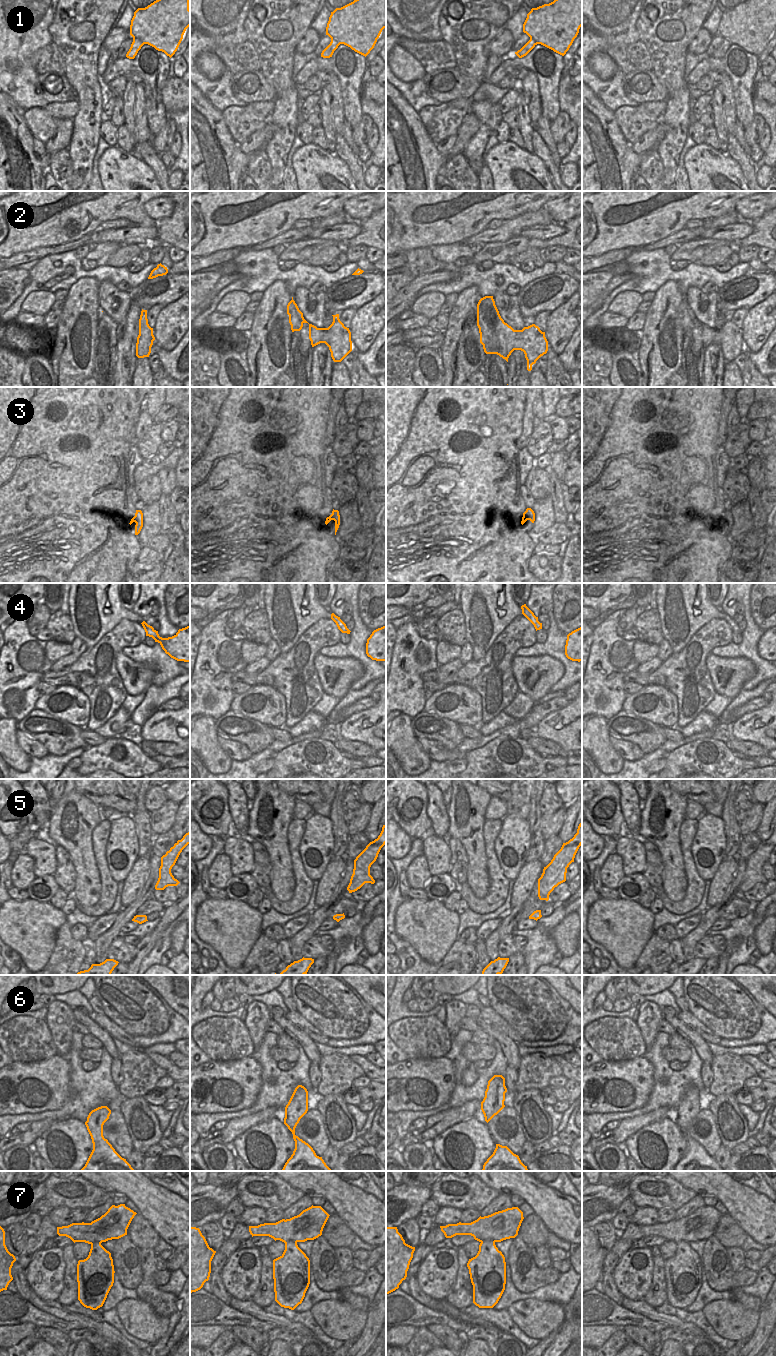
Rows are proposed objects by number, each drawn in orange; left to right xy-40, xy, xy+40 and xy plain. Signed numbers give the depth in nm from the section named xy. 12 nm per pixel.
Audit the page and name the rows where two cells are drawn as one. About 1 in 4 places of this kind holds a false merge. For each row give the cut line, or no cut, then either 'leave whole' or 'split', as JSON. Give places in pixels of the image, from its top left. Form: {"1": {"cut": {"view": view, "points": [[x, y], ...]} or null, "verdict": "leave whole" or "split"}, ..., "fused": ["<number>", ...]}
{"1": {"cut": null, "verdict": "leave whole"}, "2": {"cut": null, "verdict": "leave whole"}, "3": {"cut": null, "verdict": "leave whole"}, "4": {"cut": null, "verdict": "leave whole"}, "5": {"cut": null, "verdict": "leave whole"}, "6": {"cut": null, "verdict": "leave whole"}, "7": {"cut": {"view": "xy+40", "points": [[495, 1241], [484, 1239], [481, 1242]]}, "verdict": "split"}, "fused": ["7"]}

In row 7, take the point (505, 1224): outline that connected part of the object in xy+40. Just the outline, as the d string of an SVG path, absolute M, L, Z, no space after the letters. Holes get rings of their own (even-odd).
M518 1207L507 1208L491 1215L479 1217L471 1223L457 1223L440 1226L446 1238L456 1235L471 1235L475 1240L501 1242L515 1238L523 1221L523 1212Z

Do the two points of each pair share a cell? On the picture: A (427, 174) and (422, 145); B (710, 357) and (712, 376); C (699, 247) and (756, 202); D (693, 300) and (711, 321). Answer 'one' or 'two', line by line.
A: one
B: one
C: two
D: one

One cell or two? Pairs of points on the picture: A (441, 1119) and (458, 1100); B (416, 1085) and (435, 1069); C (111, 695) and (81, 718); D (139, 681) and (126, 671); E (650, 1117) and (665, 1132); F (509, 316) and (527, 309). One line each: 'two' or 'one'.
A: two
B: one
C: two
D: one
E: two
F: two

